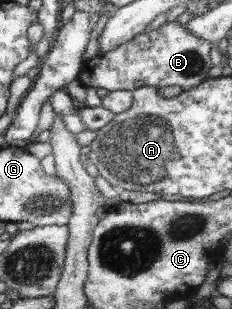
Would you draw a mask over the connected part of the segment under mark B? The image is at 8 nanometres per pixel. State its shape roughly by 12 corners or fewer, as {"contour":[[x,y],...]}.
{"contour":[[177,19],[84,60],[88,87],[198,86],[211,44]]}

